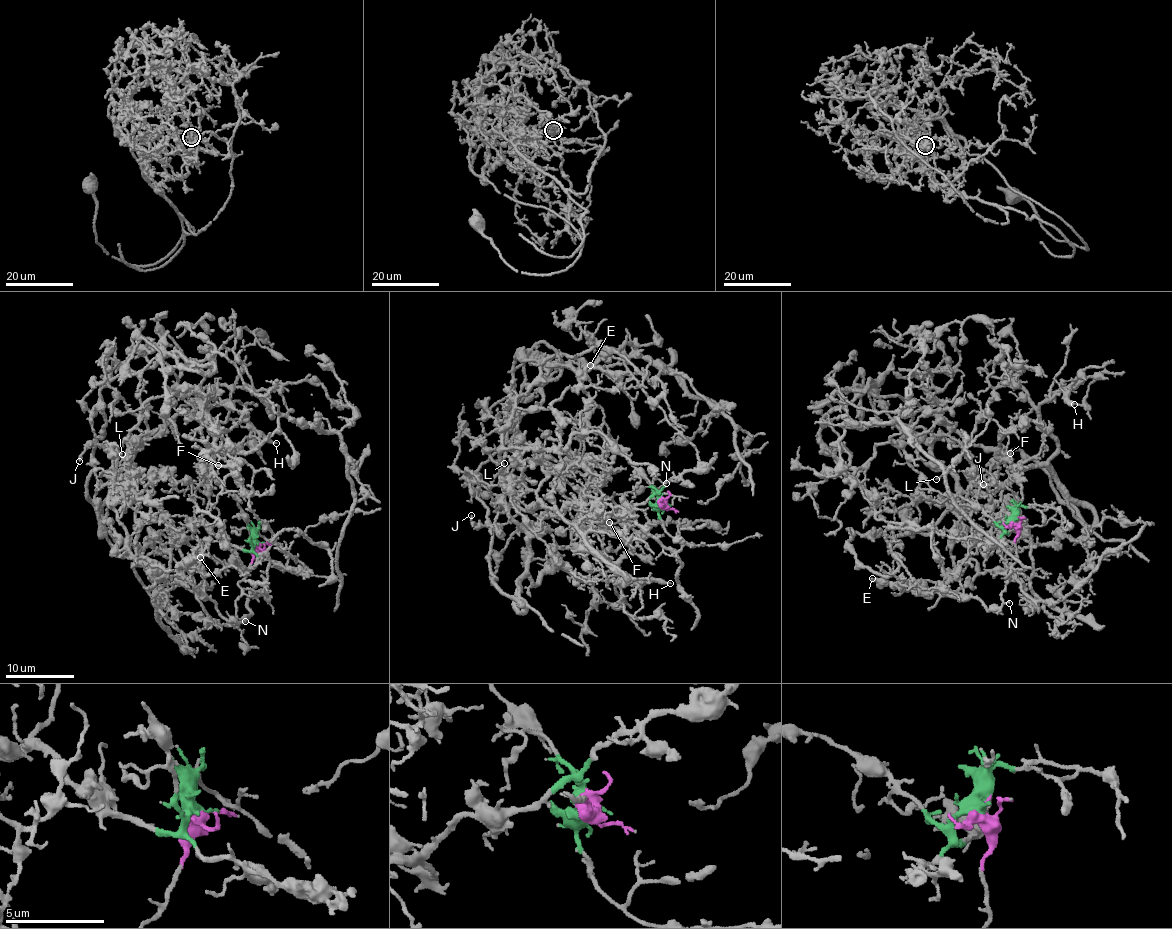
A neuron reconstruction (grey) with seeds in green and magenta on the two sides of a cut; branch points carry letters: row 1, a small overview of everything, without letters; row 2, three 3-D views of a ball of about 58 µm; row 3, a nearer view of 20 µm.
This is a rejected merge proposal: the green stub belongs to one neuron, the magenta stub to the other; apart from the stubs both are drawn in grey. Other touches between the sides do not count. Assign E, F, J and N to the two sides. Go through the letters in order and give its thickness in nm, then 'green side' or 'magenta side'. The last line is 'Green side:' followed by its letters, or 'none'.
E: 200 nm thick; green side
F: 120 nm thick; green side
J: 150 nm thick; green side
N: 110 nm thick; magenta side
Green side: E, F, J

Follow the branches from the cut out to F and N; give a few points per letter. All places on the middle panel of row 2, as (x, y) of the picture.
F: (662, 502), (659, 494), (644, 502), (620, 505), (606, 519), (607, 529), (605, 525), (610, 522)
N: (660, 502), (662, 500), (655, 500), (651, 494), (657, 489), (652, 484), (653, 479), (666, 482)

